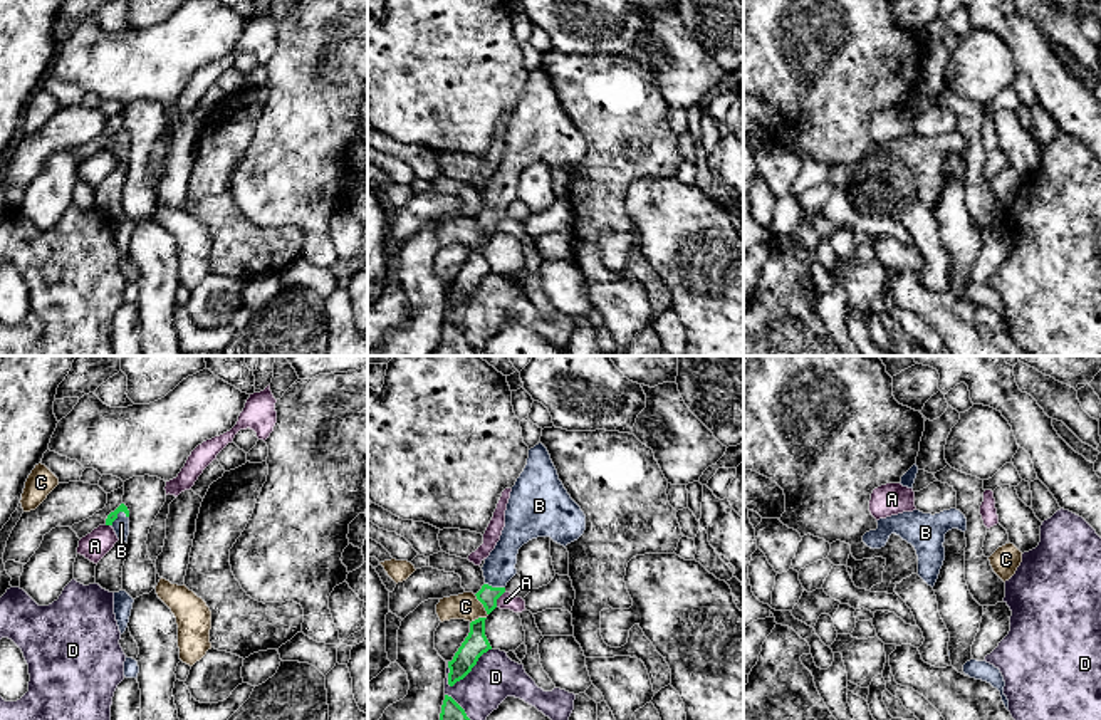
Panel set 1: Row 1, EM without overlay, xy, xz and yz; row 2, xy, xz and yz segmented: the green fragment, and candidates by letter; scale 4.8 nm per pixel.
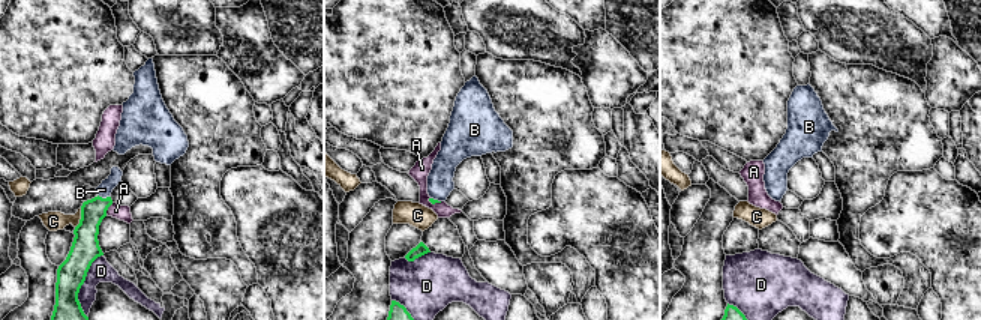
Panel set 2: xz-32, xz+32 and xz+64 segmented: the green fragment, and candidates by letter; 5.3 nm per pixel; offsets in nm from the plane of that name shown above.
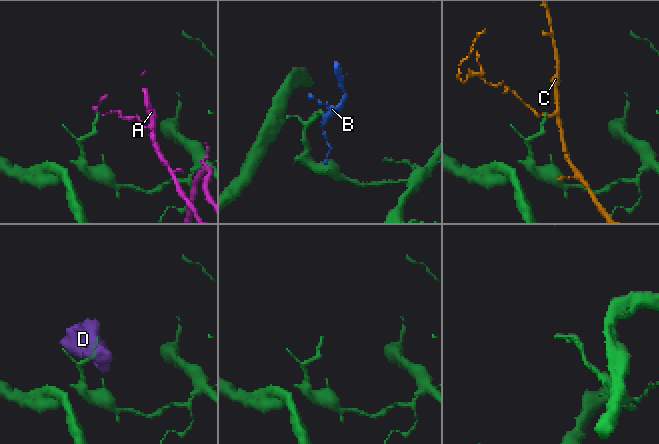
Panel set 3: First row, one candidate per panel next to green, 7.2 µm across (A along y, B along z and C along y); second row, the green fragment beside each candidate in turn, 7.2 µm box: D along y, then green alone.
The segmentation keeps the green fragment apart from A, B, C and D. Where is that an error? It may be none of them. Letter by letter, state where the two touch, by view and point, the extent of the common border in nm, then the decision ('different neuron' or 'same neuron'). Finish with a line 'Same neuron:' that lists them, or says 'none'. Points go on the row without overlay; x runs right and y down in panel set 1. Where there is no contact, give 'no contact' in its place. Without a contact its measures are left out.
A: xz (497, 222) | 90 nm | different neuron
B: xy (116, 140) | 100 nm | same neuron
C: xz (487, 237) | 150 nm | different neuron
D: xz (470, 294) | 280 nm | different neuron
Same neuron: B

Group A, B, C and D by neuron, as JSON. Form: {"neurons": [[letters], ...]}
{"neurons": [["A"], ["B"], ["C"], ["D"]]}

